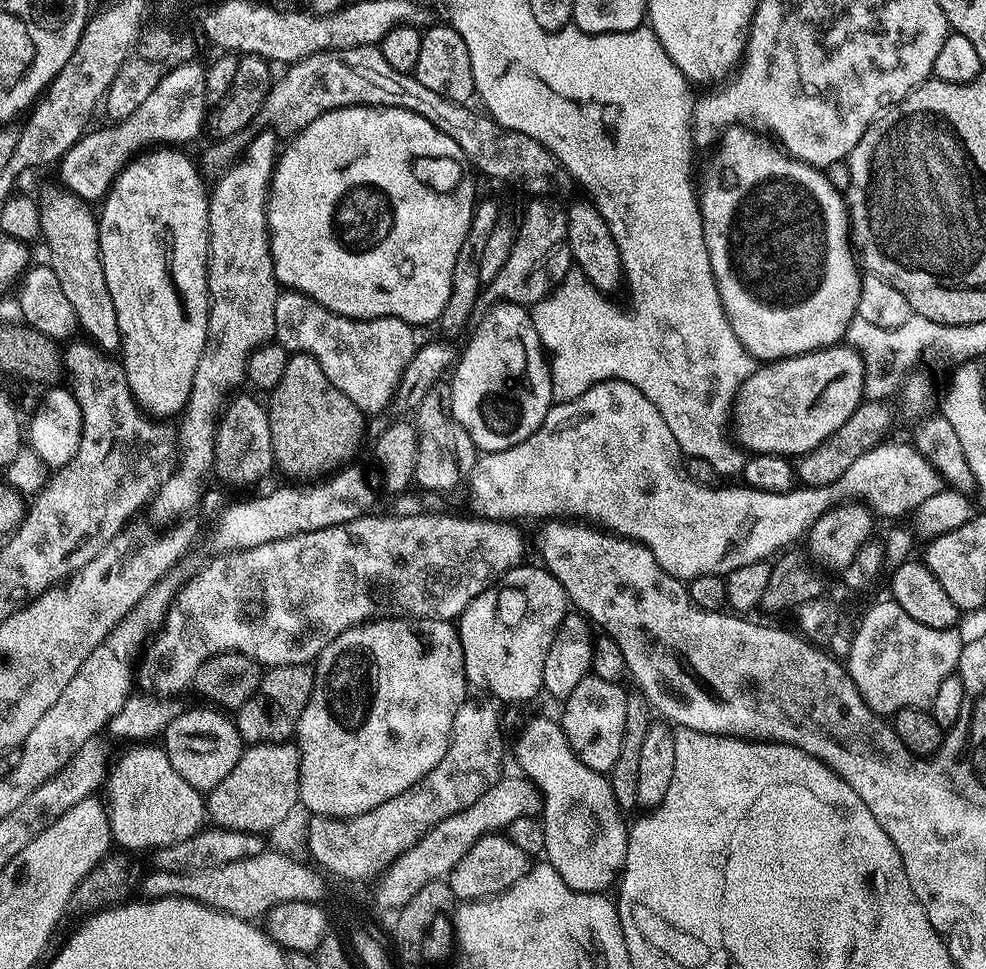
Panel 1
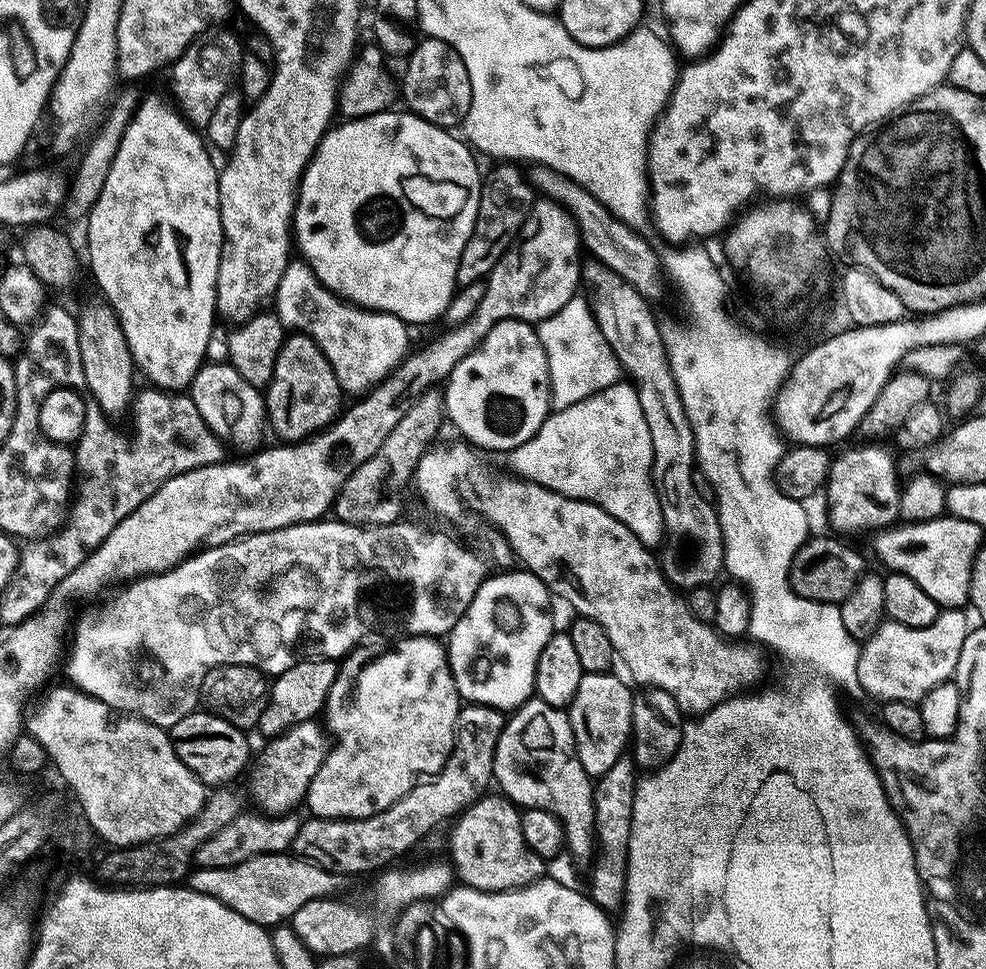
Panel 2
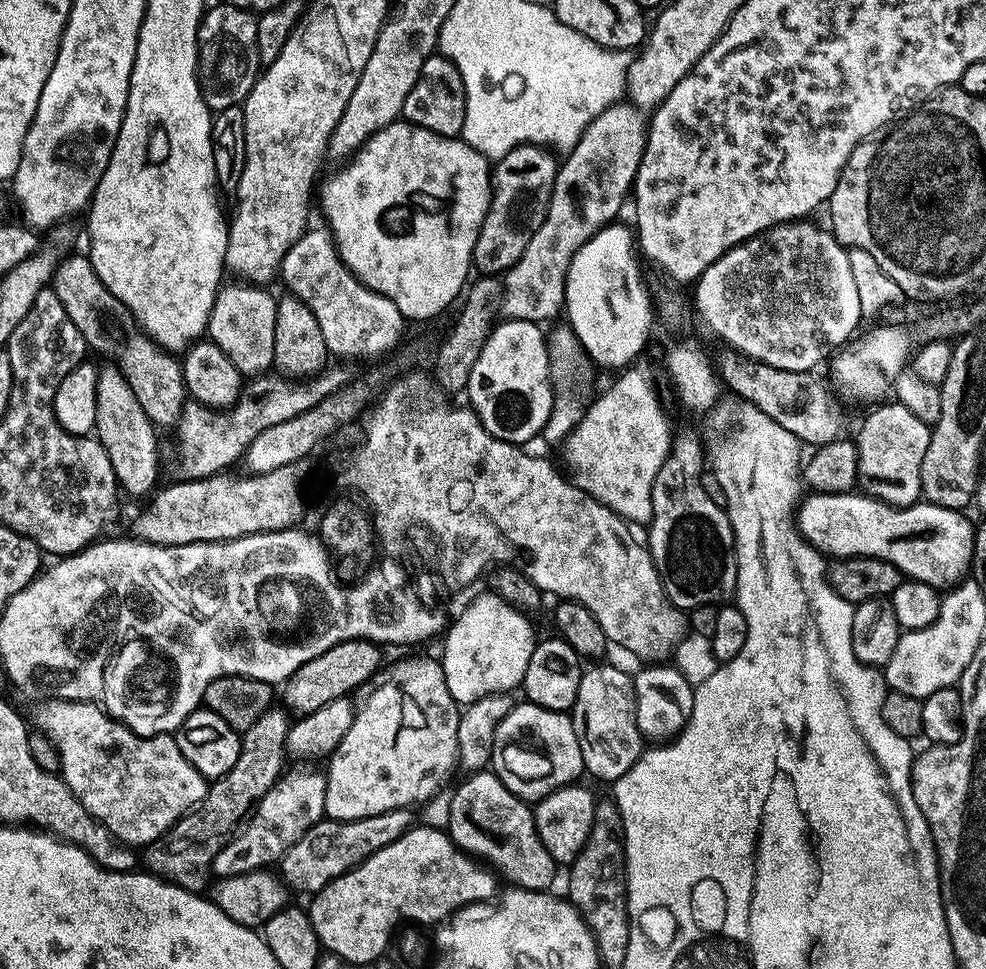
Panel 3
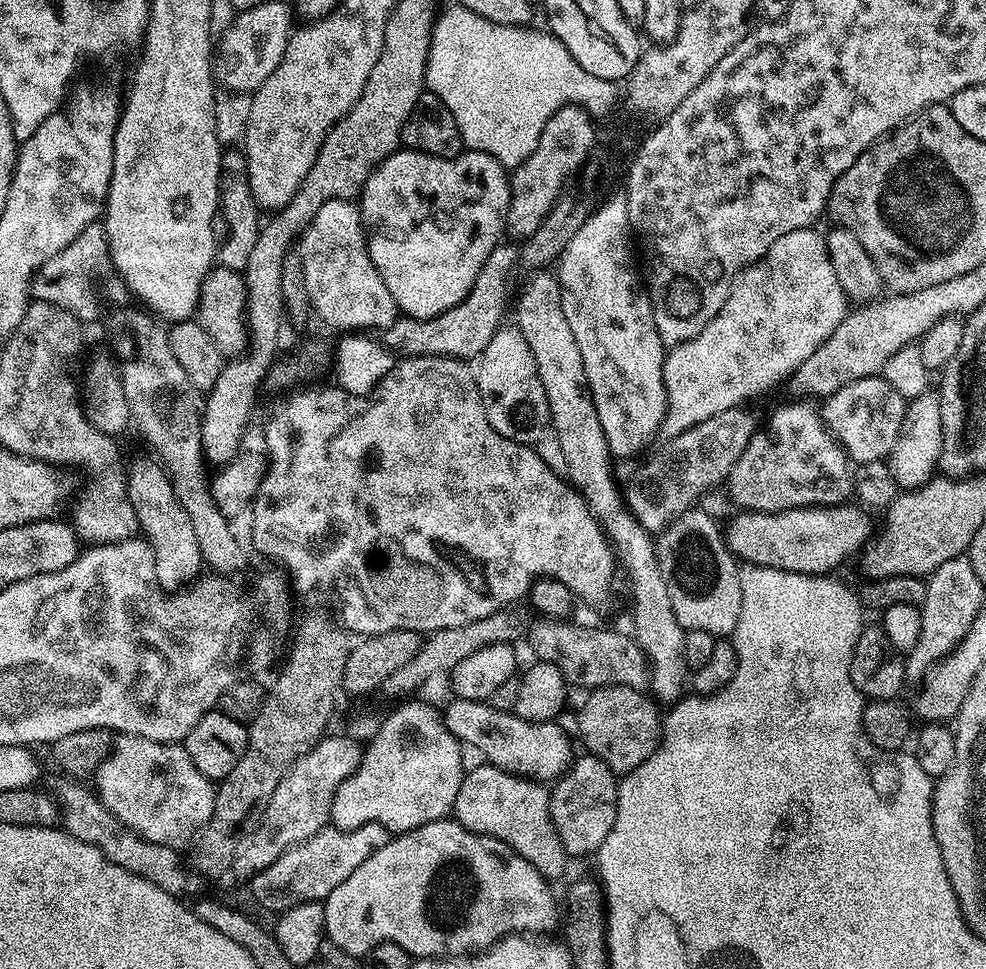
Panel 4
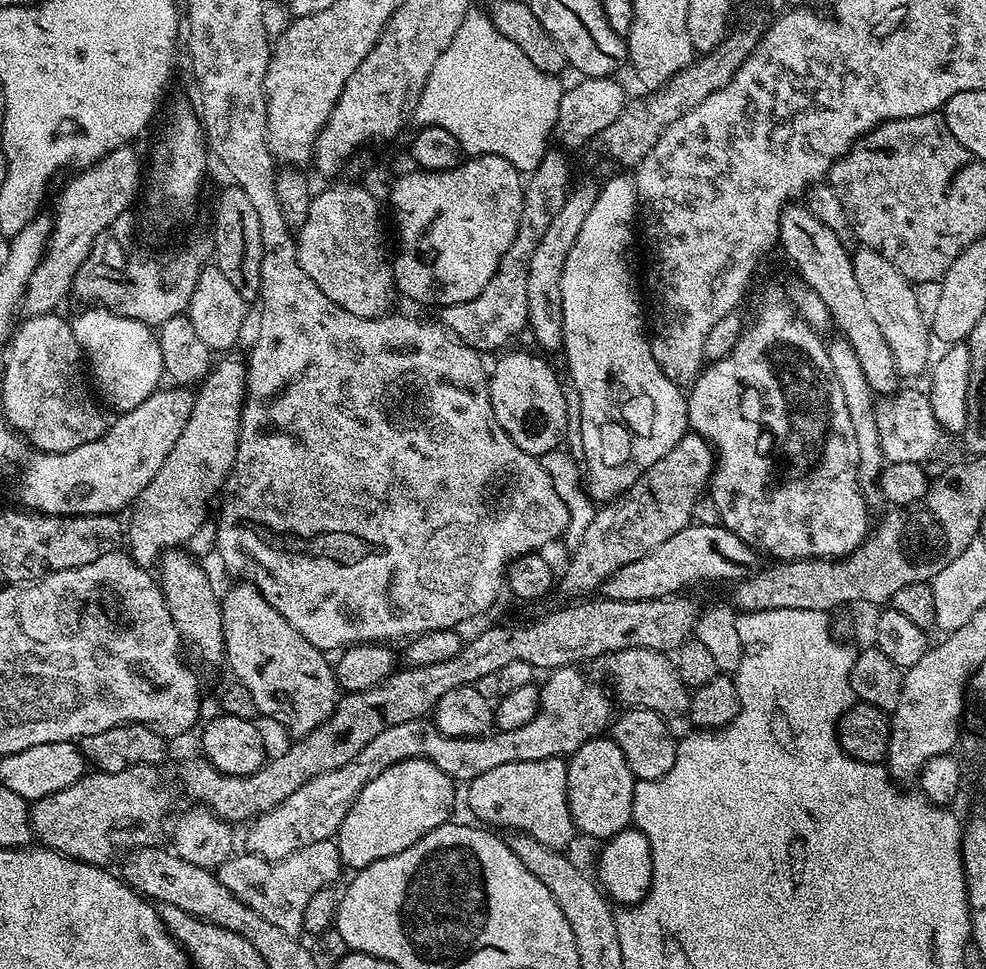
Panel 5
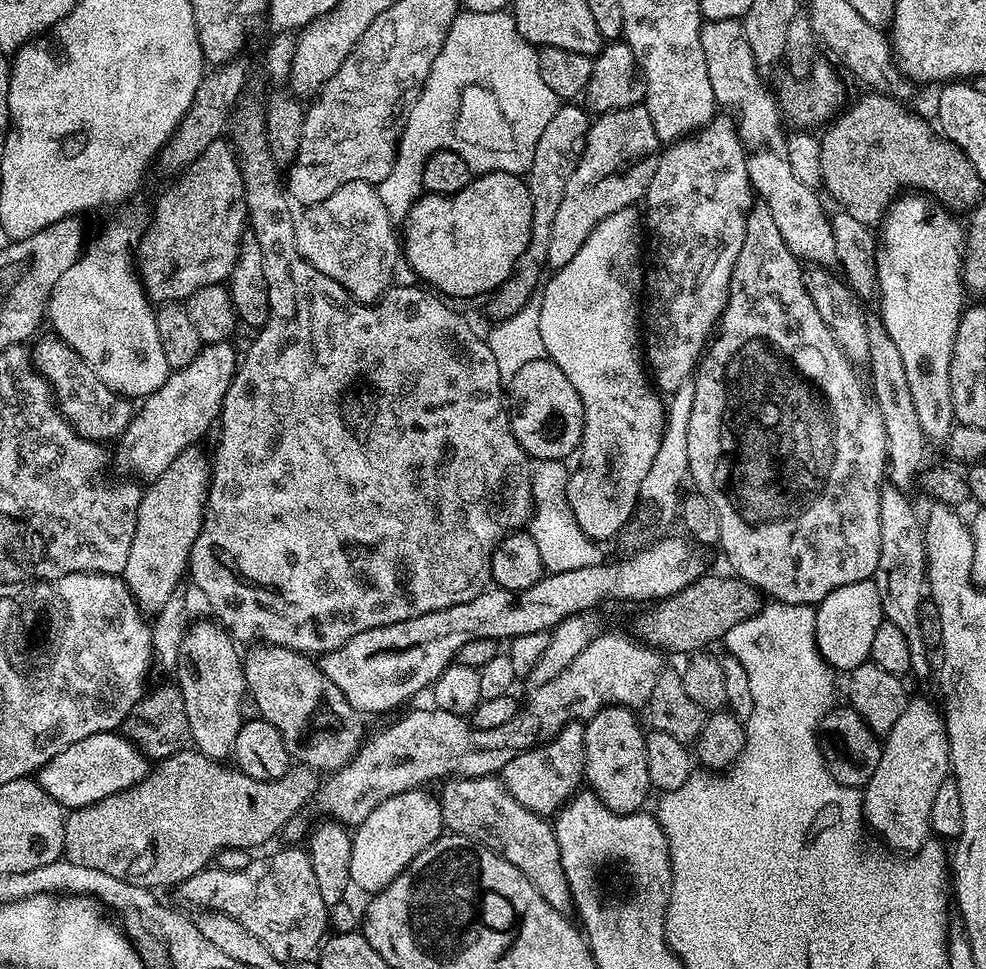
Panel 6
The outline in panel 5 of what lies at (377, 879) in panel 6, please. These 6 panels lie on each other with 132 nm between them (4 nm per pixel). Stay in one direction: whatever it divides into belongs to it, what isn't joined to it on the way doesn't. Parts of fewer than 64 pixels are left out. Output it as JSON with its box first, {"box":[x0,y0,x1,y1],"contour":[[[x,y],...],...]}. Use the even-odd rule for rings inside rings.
{"box":[334,760,456,870],"contour":[[[403,760],[382,770],[378,778],[366,782],[336,832],[334,839],[343,867],[359,870],[378,862],[378,858],[390,858],[390,854],[414,846],[430,830],[449,823],[456,788],[452,779],[429,760]]]}

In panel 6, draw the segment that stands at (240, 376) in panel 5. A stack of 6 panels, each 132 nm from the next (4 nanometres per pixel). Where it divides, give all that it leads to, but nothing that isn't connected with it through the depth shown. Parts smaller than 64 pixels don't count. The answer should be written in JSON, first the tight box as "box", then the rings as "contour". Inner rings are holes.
{"box":[122,446,212,614],"contour":[[[193,446],[182,450],[182,454],[178,454],[178,458],[174,458],[174,462],[170,462],[170,466],[143,489],[140,497],[134,546],[130,546],[130,558],[126,558],[122,579],[145,614],[162,610],[170,594],[181,587],[180,579],[185,579],[190,550],[204,525],[212,466],[209,453],[207,456],[202,449]]]}

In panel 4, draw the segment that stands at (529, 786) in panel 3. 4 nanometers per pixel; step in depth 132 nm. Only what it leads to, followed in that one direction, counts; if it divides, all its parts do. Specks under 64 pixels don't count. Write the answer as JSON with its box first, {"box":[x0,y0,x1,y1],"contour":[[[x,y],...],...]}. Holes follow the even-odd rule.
{"box":[443,697,574,782],"contour":[[[455,697],[453,701],[443,709],[444,725],[454,734],[461,743],[476,748],[484,754],[483,759],[506,772],[512,772],[525,778],[537,779],[541,782],[550,782],[559,779],[571,765],[574,758],[574,751],[567,734],[558,726],[555,721],[546,723],[532,723],[522,719],[513,712],[503,712],[487,701],[462,699]]]}

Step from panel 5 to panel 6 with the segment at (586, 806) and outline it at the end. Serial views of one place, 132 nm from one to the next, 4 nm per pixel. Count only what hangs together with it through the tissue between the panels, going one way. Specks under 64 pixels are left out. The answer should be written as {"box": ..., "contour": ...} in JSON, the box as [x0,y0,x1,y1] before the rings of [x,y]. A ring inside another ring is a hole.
{"box":[584,704,653,816],"contour":[[[611,704],[584,724],[584,780],[587,787],[610,810],[625,816],[641,811],[648,800],[648,792],[653,791],[646,754],[645,729],[640,729],[636,721],[637,713],[621,704]]]}

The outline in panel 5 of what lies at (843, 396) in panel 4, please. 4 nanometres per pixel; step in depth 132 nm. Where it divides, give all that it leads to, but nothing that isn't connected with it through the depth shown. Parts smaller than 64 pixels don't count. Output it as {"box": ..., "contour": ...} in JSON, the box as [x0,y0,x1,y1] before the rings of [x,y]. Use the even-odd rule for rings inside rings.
{"box":[875,387,946,465],"contour":[[[901,387],[895,394],[881,399],[875,405],[875,410],[878,438],[882,442],[887,463],[908,462],[923,465],[931,456],[939,454],[940,443],[946,437],[946,432],[938,418],[934,418],[934,410],[921,389],[919,392],[916,388]]]}

